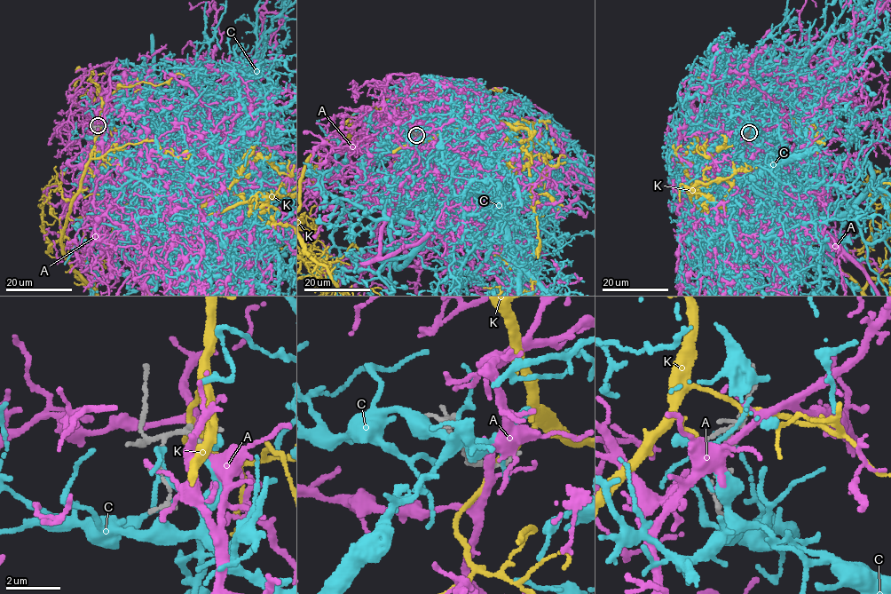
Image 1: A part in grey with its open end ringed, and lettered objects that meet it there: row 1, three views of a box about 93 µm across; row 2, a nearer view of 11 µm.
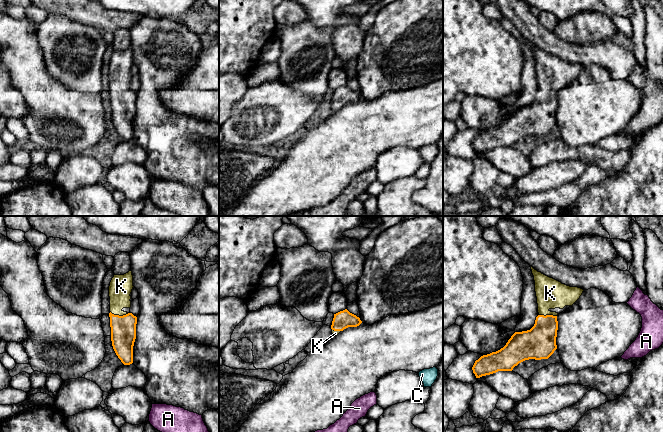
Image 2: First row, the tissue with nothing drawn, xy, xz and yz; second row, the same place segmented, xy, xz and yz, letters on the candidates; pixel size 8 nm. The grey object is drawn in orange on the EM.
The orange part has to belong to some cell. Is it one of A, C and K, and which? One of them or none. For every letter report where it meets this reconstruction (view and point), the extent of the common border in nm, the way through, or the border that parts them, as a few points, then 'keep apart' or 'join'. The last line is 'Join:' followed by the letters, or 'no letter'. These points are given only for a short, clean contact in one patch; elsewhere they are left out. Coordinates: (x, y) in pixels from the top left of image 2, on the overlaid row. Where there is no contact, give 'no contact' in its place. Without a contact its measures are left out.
A: no contact; keep apart
C: no contact; keep apart
K: meets orange in xy at (118, 315); contact 150 nm long; runs through xy (123, 328), (118, 315), (119, 290), (121, 286); join
Join: K

